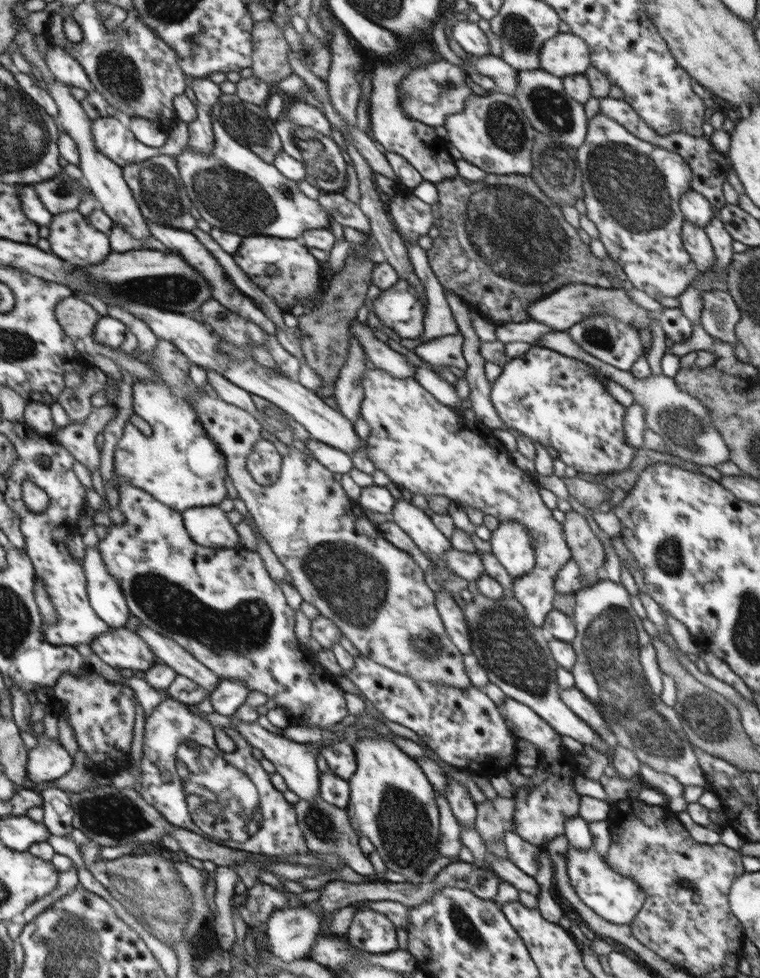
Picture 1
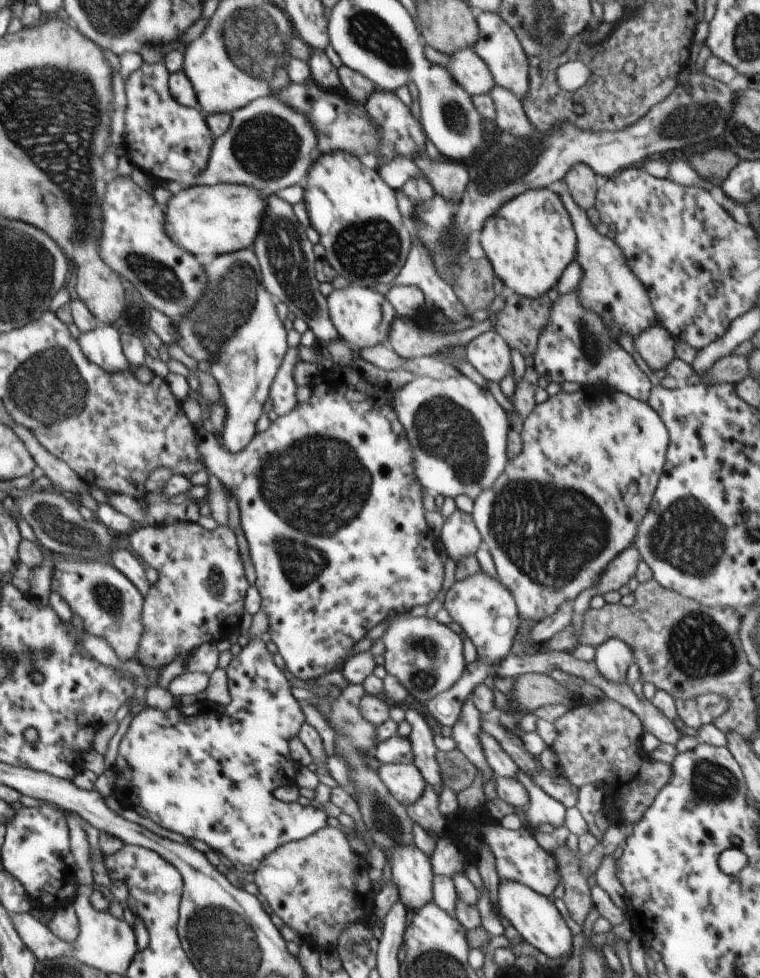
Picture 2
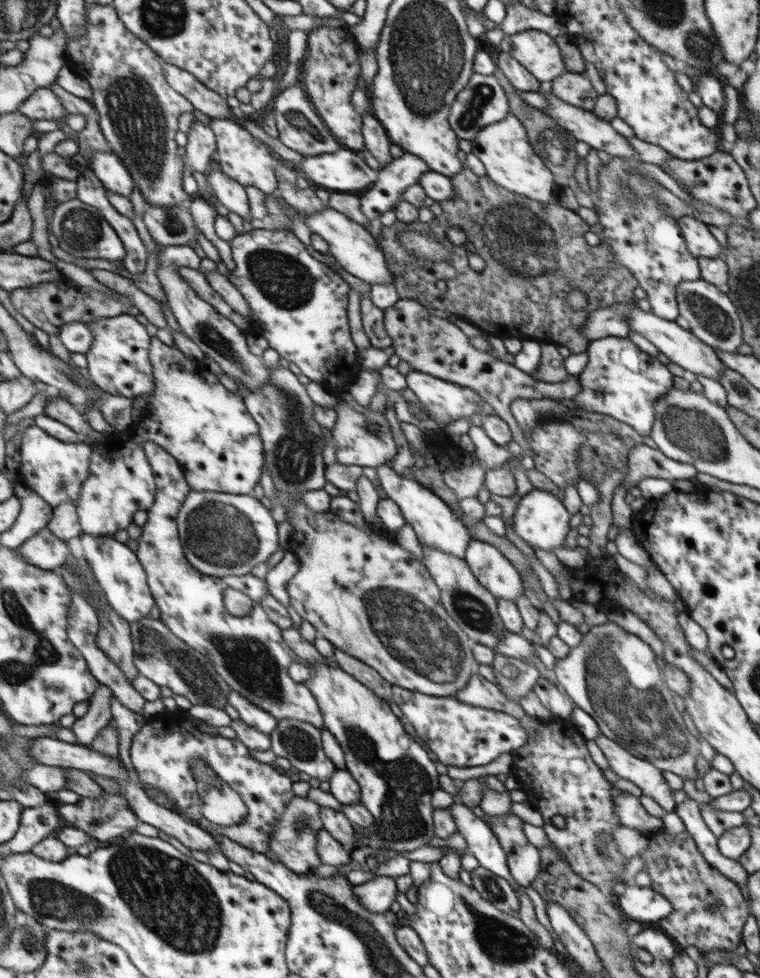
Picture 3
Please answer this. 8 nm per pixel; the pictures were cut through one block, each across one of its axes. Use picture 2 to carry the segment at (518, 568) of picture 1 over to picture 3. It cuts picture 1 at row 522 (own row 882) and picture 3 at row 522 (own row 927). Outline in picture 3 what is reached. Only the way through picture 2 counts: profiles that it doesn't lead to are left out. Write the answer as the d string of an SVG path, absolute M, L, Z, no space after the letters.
M535 488L522 496L513 515L516 536L520 536L533 551L538 549L553 552L555 548L565 545L566 535L571 529L569 524L571 514L559 496Z

